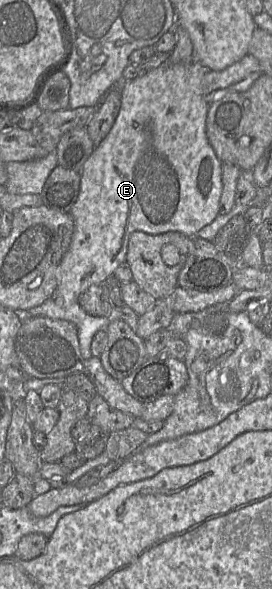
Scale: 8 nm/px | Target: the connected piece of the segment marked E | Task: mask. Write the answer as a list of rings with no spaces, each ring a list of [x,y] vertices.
[[[170,63],[162,64],[146,74],[132,80],[121,80],[120,87],[121,106],[119,113],[107,136],[94,147],[92,153],[81,168],[80,188],[77,199],[71,207],[69,214],[74,221],[74,231],[70,246],[64,254],[58,269],[58,285],[53,295],[55,302],[60,306],[69,306],[78,302],[78,297],[91,285],[102,285],[107,278],[114,275],[117,267],[126,261],[127,247],[130,234],[142,231],[151,235],[163,234],[169,231],[180,232],[188,237],[197,237],[197,233],[204,226],[210,224],[219,215],[219,201],[222,193],[222,161],[216,156],[206,135],[206,117],[209,108],[202,95],[201,80],[209,69],[200,63]]]

